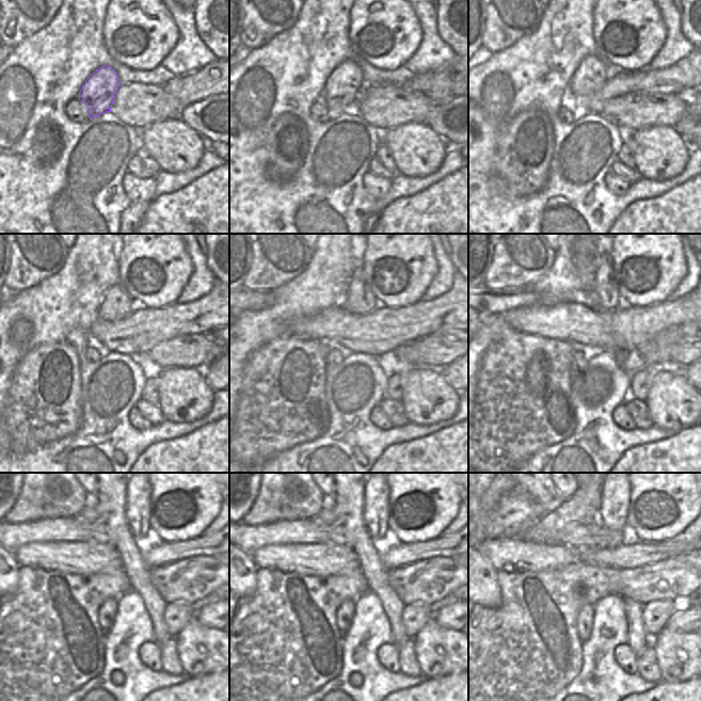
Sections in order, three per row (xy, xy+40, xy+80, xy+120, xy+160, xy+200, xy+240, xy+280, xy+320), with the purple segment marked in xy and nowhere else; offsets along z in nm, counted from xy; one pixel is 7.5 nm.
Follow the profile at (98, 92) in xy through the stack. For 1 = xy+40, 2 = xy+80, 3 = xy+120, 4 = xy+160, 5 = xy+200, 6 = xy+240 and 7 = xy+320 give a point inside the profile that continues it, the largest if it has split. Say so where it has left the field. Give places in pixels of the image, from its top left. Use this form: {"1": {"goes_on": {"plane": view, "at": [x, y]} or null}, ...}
{"1": {"goes_on": {"plane": "xy+40", "at": [341, 90]}}, "2": {"goes_on": {"plane": "xy+80", "at": [590, 76]}}, "3": {"goes_on": {"plane": "xy+120", "at": [115, 305]}}, "4": {"goes_on": {"plane": "xy+160", "at": [359, 299]}}, "5": {"goes_on": {"plane": "xy+200", "at": [605, 297]}}, "6": {"goes_on": {"plane": "xy+240", "at": [138, 494]}}, "7": {"goes_on": {"plane": "xy+320", "at": [616, 494]}}}

